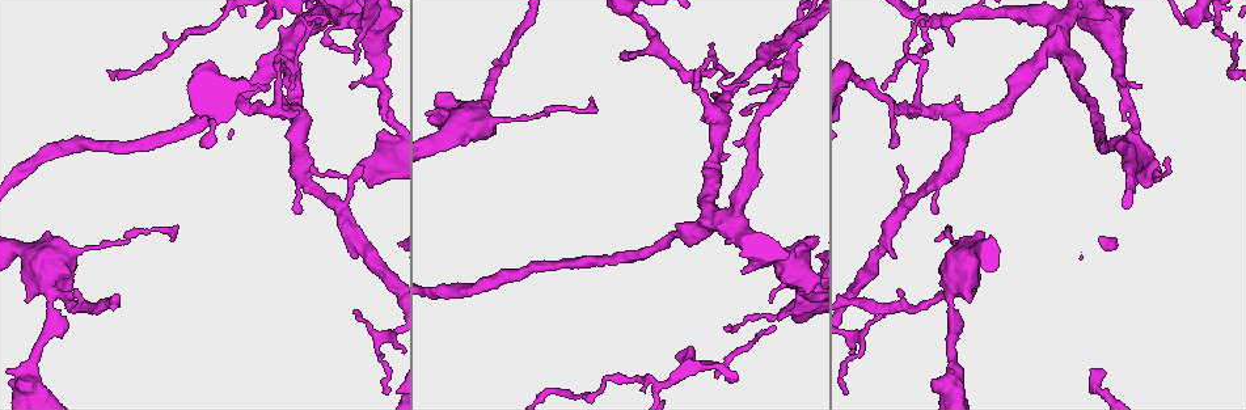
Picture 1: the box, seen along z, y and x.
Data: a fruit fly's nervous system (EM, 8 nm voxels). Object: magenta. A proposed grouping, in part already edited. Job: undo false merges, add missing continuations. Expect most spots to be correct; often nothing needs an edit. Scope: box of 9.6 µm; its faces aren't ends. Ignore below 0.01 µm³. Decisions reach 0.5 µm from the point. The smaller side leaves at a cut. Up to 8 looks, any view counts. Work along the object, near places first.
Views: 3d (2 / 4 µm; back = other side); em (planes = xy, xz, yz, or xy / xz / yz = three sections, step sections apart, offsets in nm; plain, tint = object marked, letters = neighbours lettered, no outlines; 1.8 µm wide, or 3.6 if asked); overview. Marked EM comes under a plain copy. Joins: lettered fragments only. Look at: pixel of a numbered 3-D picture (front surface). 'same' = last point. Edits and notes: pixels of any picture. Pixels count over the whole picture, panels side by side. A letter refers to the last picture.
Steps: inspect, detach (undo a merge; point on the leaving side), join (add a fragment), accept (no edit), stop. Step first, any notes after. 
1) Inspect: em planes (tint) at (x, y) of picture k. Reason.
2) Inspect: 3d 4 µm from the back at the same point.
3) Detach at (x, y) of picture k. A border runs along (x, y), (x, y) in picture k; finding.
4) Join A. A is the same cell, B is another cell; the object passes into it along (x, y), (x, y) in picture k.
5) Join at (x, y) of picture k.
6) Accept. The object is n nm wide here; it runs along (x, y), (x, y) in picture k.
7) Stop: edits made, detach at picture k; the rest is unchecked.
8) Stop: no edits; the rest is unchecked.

Inspect: em 3.6 µm planes (letters) at (773, 319) of picture 1.

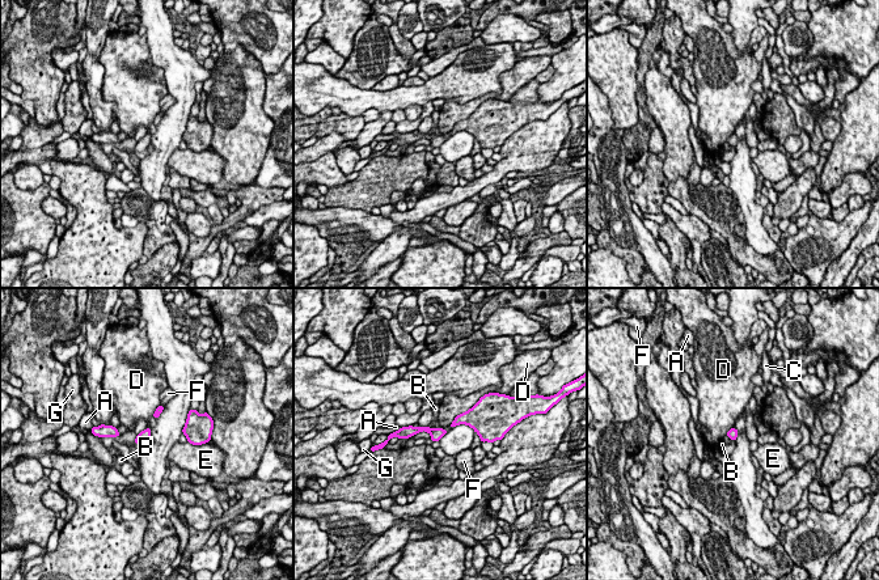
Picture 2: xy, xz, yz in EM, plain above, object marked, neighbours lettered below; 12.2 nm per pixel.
Accept. The object is 130 nm wide here; A, B, C, D, E, F and G are other cells; a border runs along (474, 405), (460, 413), (448, 426) in picture 2; one neuron here.

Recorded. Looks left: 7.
Inspect: 3d 2 µm at (1196, 25) of picture 1. Free end.

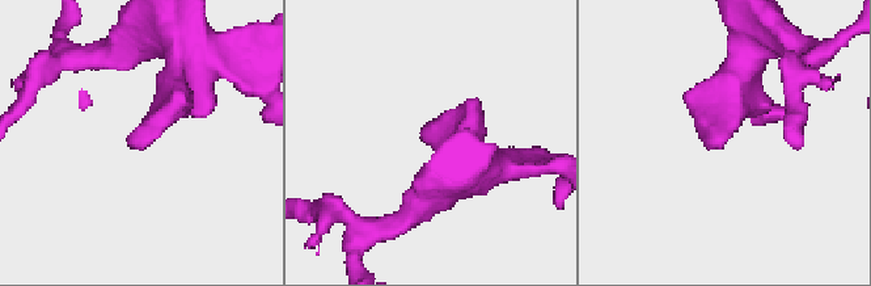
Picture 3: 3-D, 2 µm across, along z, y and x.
Inspect: em planes (letters) at (146, 144) of picture 3.

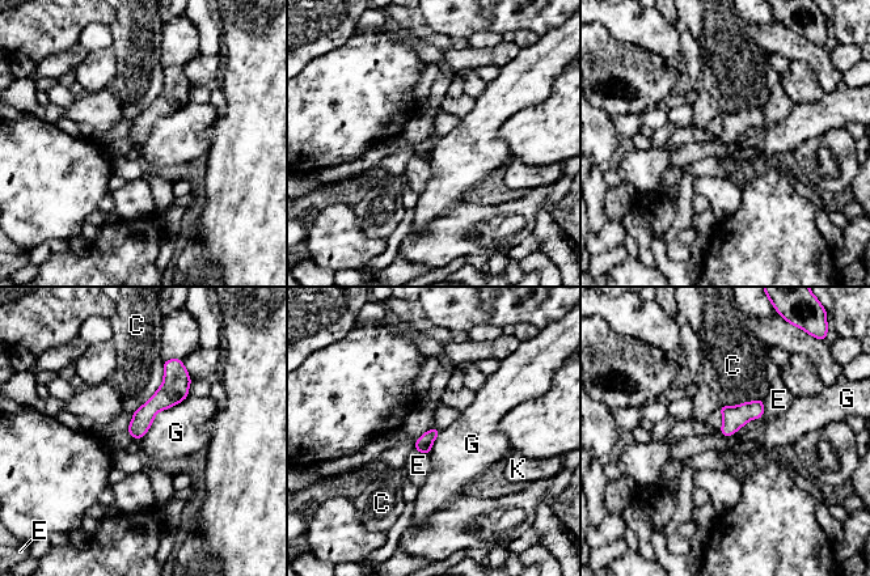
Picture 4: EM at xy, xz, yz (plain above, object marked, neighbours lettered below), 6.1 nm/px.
Accept. C, E, G and K are other cells; it runs along (178, 365), (136, 435) in picture 4; no lettered fragment goes on from it.

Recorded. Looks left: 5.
Inspect: 3d 2 µm at (278, 112) of picture 1. Two arms in line, one across.

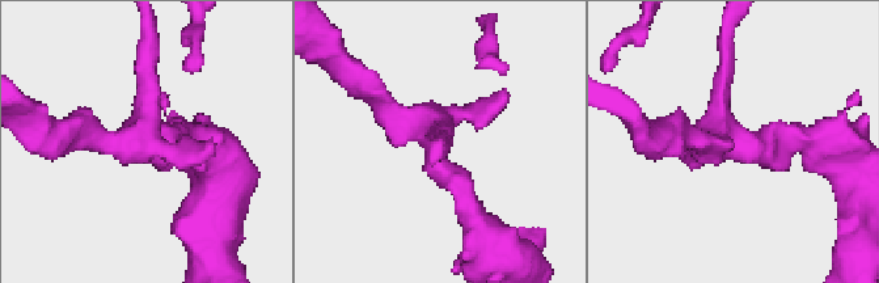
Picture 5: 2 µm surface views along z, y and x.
Inspect: em xy step 4 (tint) at (138, 143) of picture 5.

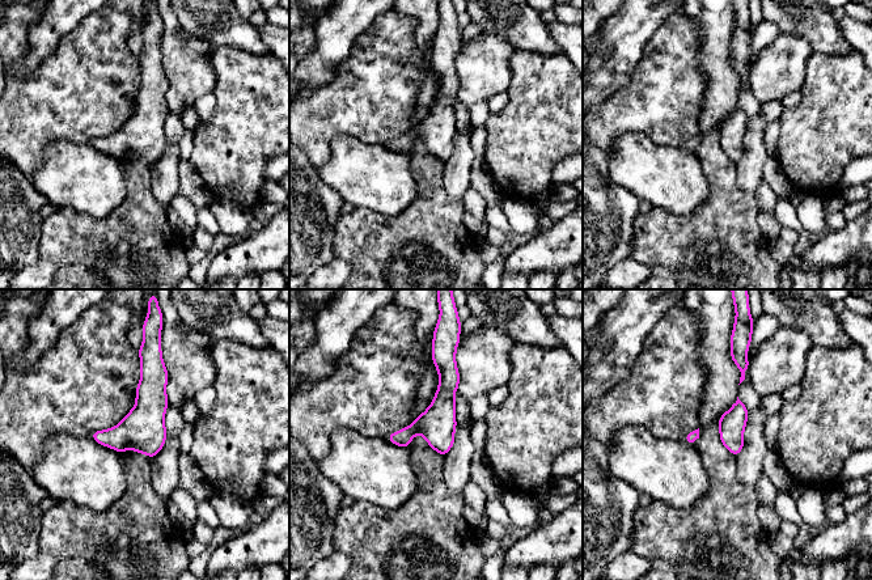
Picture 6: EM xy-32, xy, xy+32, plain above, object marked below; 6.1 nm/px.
Inspect: em planes (letters) at the same point.

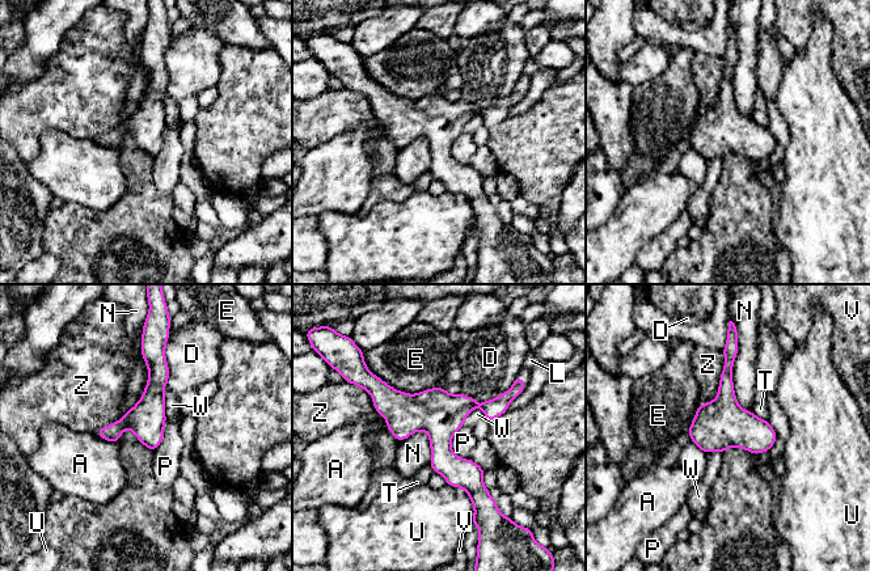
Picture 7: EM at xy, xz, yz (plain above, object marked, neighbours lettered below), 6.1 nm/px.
Accept. A, D, E, L, N, P, T, U, V, W and Z are other cells; a border runs along (142, 341), (148, 381), (122, 417) in picture 7; one neuron here.

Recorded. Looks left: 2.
Inspect: em 3.6 µm planes (tint) at (776, 255) of picture 1. A narrow waist.

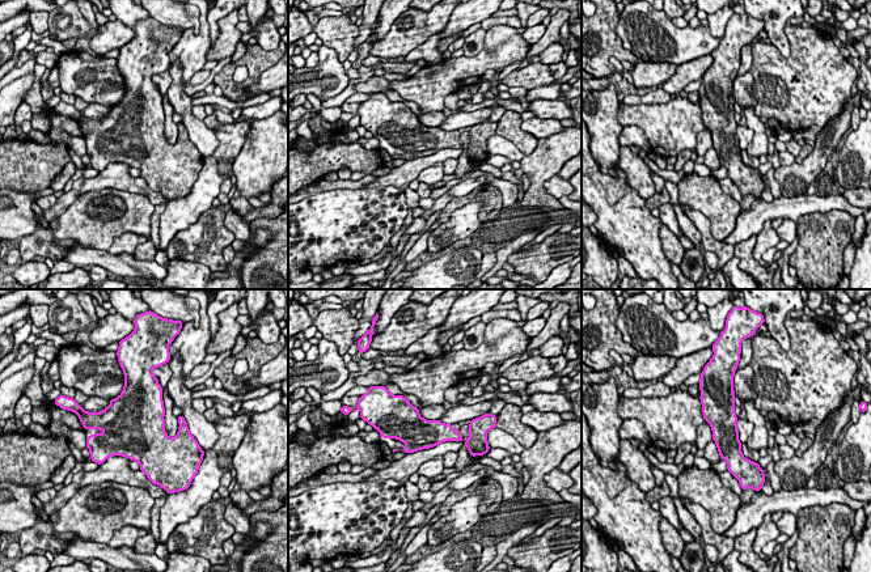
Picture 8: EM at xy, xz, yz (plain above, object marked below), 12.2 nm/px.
Inspect: em 3.6 µm planes (letters) at the same point. See the neighbours.

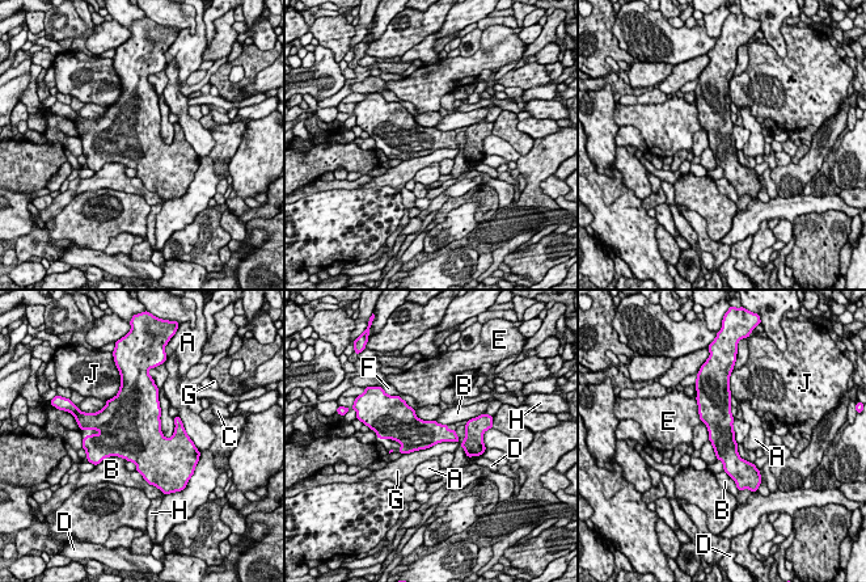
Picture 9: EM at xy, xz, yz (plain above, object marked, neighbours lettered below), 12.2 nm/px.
Accept. A, B, C, D, E, F, G, H and J are other cells; a border runs along (461, 443), (436, 442), (402, 455) in picture 9; all the same neuron.

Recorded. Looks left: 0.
Stop: no edits; the rest is unchecked.

